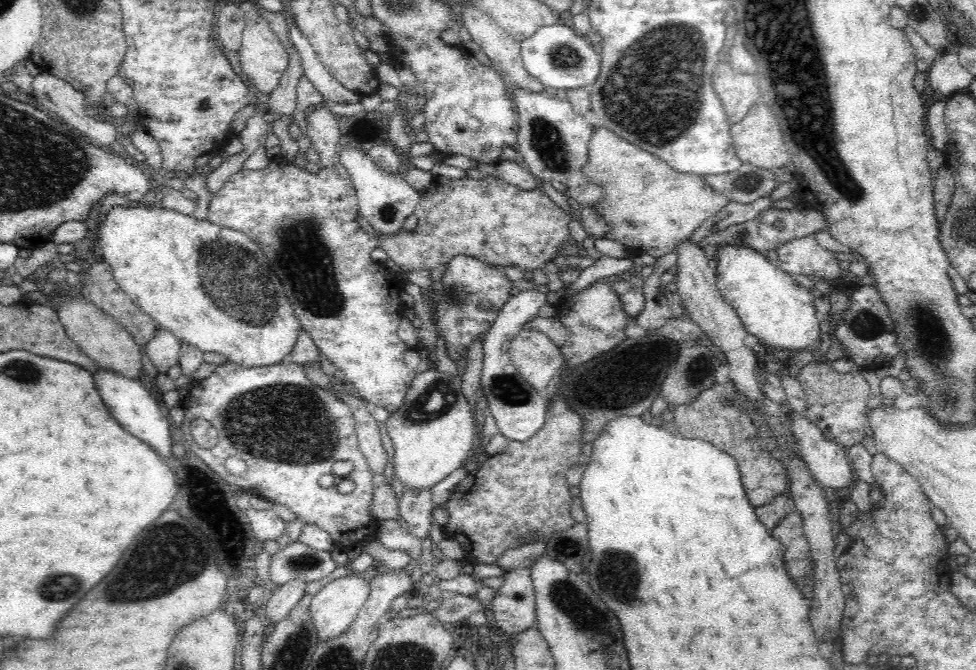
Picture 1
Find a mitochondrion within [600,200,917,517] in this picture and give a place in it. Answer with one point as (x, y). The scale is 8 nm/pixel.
(867, 325)

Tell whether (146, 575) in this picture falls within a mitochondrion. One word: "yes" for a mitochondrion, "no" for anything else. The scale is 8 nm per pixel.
yes

